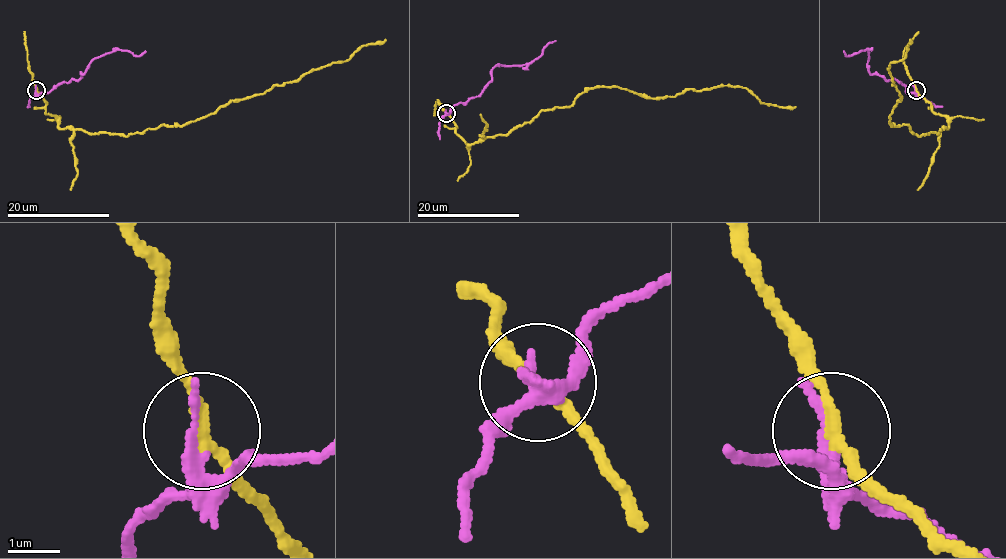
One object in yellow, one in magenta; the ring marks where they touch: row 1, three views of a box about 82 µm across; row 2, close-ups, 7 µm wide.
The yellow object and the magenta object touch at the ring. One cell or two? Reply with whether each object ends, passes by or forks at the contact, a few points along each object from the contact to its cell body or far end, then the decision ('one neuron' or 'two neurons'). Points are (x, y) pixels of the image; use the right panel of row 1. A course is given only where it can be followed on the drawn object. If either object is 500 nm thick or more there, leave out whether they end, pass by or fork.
yellow passes by | magenta passes by | yellow via (916, 90), (948, 127), (914, 134), (907, 124), (892, 125), (901, 97), (888, 67), (905, 57), (910, 39) | magenta via (916, 90), (916, 94), (907, 93), (894, 79), (887, 80), (869, 71), (866, 50), (848, 56), (843, 51) | two neurons

